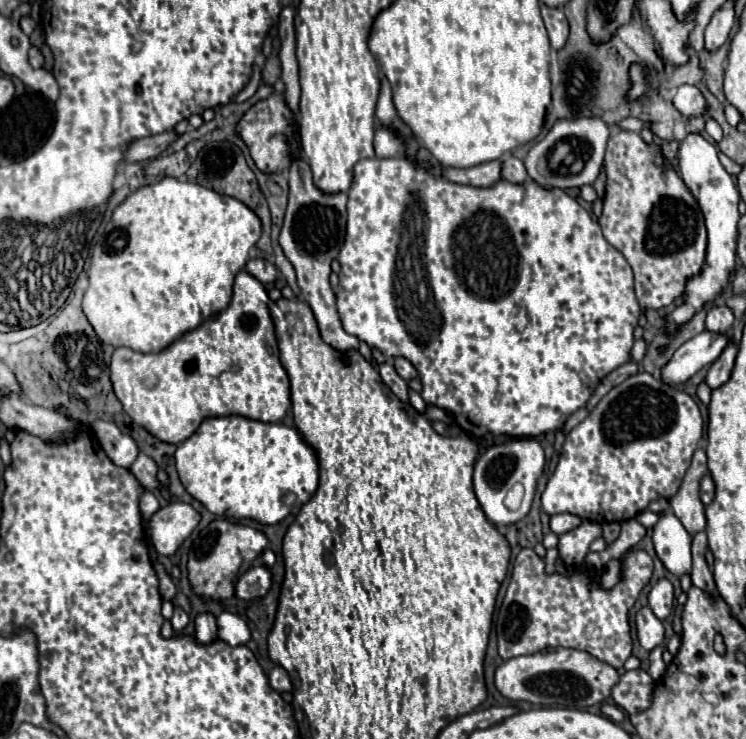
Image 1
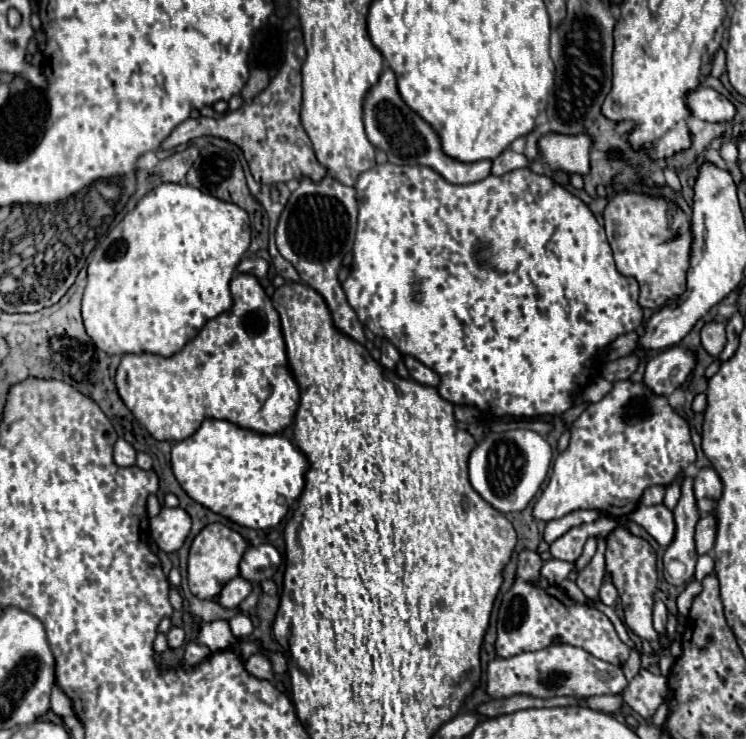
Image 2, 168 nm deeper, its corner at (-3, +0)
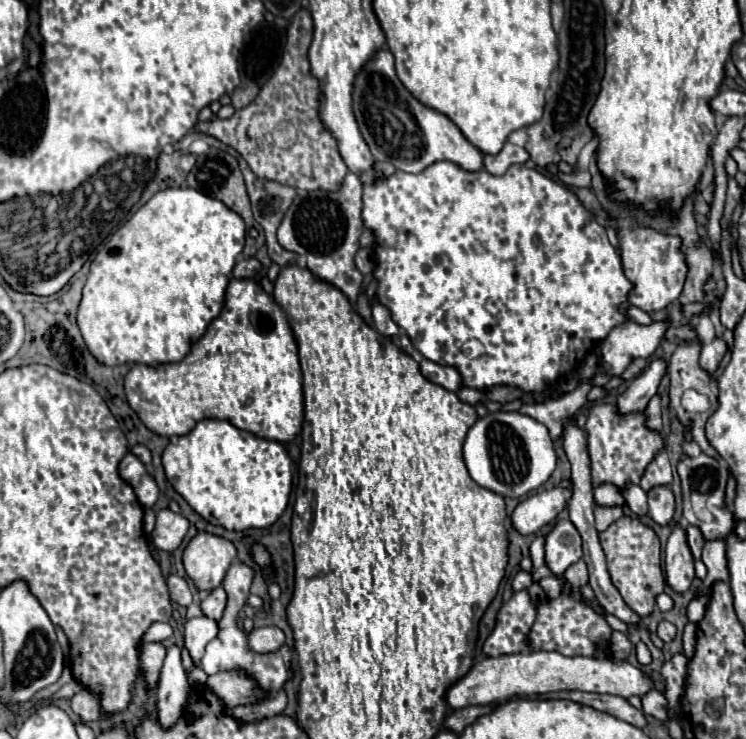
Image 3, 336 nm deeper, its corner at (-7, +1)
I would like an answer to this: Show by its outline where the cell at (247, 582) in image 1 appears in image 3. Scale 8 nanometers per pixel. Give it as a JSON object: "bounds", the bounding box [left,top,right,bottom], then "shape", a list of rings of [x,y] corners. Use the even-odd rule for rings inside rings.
{"bounds":[200,587,226,621],"shape":[[[222,587],[214,589],[206,599],[202,599],[200,603],[200,609],[202,609],[202,615],[206,615],[208,619],[214,619],[218,621],[224,613],[224,607],[226,607],[226,593]]]}

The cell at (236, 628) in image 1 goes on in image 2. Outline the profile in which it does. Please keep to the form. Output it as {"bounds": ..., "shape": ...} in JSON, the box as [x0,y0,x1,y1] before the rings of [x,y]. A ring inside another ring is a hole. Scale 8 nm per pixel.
{"bounds":[228,614,254,640],"shape":[[[236,614],[234,618],[228,620],[228,624],[230,624],[230,630],[232,630],[236,640],[248,638],[252,634],[252,630],[254,630],[254,626],[252,626],[252,622],[250,622],[250,618],[246,614]]]}

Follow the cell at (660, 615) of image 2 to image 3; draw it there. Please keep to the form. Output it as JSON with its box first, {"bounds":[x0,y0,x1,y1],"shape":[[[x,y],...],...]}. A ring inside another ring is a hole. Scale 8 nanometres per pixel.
{"bounds":[658,621,676,643],"shape":[[[662,621],[662,623],[658,625],[658,637],[660,637],[664,643],[670,643],[670,641],[674,639],[674,635],[676,635],[676,627],[674,627],[672,623]]]}

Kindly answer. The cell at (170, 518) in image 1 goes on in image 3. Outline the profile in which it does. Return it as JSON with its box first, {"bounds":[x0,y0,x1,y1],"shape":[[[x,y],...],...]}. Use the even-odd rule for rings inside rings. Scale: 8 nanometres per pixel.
{"bounds":[152,509,188,551],"shape":[[[162,509],[156,513],[156,527],[152,531],[152,543],[156,545],[156,549],[174,551],[182,543],[186,531],[188,531],[186,517],[172,513],[170,509]]]}

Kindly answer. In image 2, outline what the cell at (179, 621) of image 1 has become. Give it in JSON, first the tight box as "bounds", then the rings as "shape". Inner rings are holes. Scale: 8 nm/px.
{"bounds":[166,626,184,648],"shape":[[[172,626],[166,636],[168,636],[170,648],[178,648],[184,644],[184,628],[182,626]]]}

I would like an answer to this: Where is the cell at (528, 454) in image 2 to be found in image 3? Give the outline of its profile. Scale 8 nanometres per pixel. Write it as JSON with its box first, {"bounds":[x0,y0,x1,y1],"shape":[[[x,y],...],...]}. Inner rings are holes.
{"bounds":[464,411,556,499],"shape":[[[488,411],[468,429],[464,441],[464,461],[470,477],[478,485],[502,497],[520,499],[538,489],[552,475],[556,467],[556,453],[548,429],[536,419],[518,411]]]}

